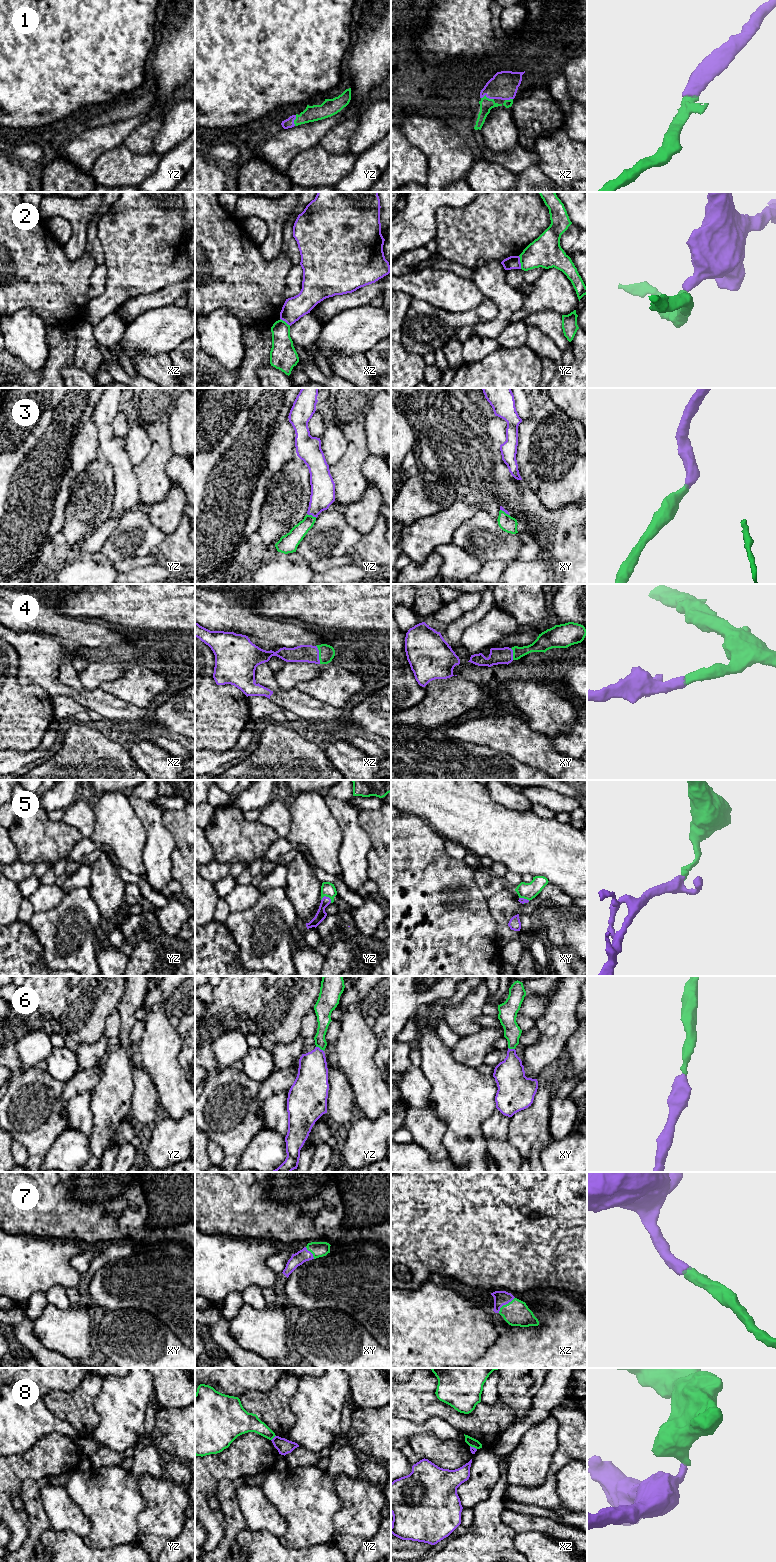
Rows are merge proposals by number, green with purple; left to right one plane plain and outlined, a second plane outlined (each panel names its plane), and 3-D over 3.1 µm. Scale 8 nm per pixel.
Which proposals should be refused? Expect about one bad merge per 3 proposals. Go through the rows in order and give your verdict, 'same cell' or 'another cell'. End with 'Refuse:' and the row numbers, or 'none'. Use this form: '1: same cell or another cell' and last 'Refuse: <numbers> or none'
1: same cell
2: another cell
3: same cell
4: same cell
5: same cell
6: same cell
7: same cell
8: another cell
Refuse: 2, 8

